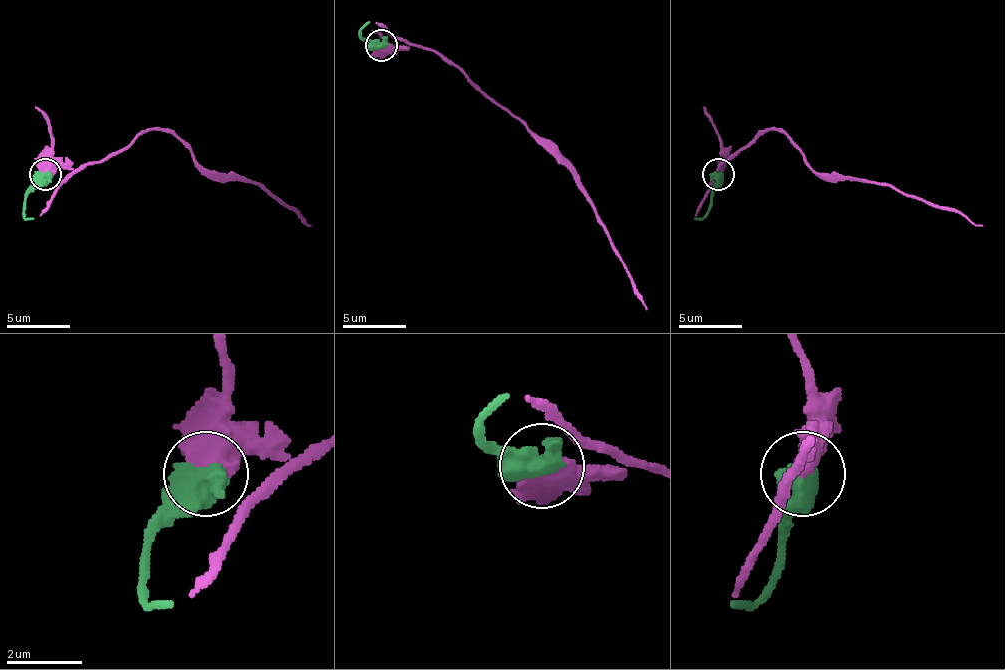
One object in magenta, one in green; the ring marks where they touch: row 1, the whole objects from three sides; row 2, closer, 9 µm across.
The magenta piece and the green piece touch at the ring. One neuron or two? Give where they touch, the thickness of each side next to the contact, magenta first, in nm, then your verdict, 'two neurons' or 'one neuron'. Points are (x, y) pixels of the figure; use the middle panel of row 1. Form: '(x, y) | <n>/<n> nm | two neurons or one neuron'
(381, 45) | 700/800 nm | one neuron

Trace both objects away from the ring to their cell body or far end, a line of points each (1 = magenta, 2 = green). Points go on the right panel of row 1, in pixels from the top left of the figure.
1: (721, 173), (718, 167), (759, 132), (778, 129), (819, 177), (883, 183), (982, 224)
2: (718, 173), (711, 208), (695, 218)

